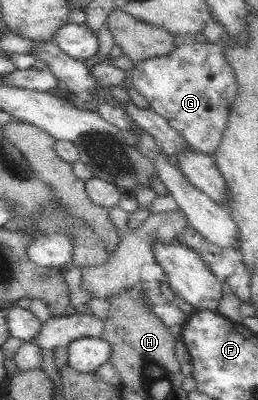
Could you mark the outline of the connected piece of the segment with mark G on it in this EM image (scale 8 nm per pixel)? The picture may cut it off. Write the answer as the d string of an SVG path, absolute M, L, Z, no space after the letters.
M187 39L183 45L175 46L170 55L137 62L130 72L130 79L135 90L151 104L151 109L167 119L169 125L177 129L189 145L203 154L214 156L225 130L230 108L238 95L237 81L233 75L233 69L225 61L225 52L223 52L221 42L197 43L194 39Z

